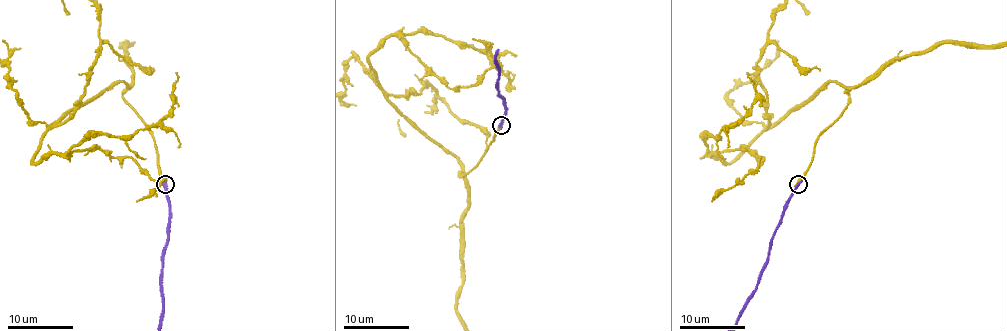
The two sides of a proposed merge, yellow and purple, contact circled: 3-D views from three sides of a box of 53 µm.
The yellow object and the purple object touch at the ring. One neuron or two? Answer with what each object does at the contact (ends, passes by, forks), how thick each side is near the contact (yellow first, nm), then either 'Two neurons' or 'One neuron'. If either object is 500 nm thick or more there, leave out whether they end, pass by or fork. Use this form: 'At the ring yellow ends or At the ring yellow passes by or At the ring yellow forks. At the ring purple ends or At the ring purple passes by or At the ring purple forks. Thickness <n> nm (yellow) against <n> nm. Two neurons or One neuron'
At the ring yellow ends. At the ring purple ends. Thickness 360 nm (yellow) against 400 nm. Two neurons

